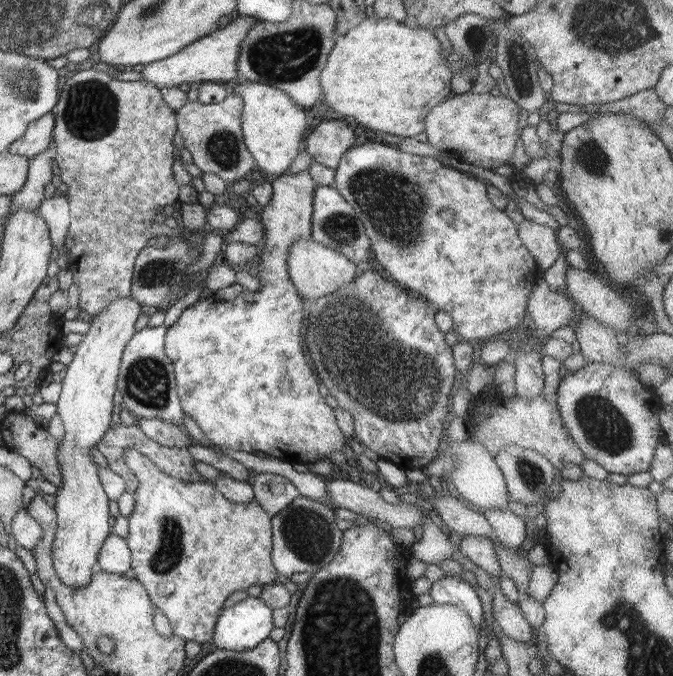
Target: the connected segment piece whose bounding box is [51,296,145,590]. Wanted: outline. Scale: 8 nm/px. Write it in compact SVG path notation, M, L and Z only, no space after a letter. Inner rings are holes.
M129 297L113 300L99 315L89 319L91 327L83 339L72 349L72 361L63 367L56 413L63 423L64 438L59 441L58 464L62 484L54 494L56 531L51 558L57 579L72 590L87 586L96 573L97 552L111 532L108 498L100 484L95 464L89 455L92 445L99 447L105 431L111 424L114 407L111 397L115 394L120 358L126 342L135 333L135 320L145 311L144 307Z

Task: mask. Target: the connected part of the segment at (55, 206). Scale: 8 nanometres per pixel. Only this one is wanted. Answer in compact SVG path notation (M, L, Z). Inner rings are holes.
M57 193L51 198L43 198L36 210L49 230L49 241L52 247L57 250L64 247L70 218L68 202L63 193Z

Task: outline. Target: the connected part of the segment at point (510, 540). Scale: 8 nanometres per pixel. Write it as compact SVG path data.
M509 508L505 510L484 511L481 515L493 529L496 540L507 548L520 548L524 537L524 521Z

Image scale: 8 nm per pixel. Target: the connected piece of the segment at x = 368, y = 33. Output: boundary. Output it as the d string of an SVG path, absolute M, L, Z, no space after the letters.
M373 14L334 42L333 50L327 56L327 64L319 76L321 96L331 110L339 112L341 116L354 118L357 124L369 130L387 132L401 138L415 137L425 128L421 114L425 116L429 108L434 108L451 92L450 78L453 74L445 62L443 50L432 29L421 27L411 30L402 23Z

